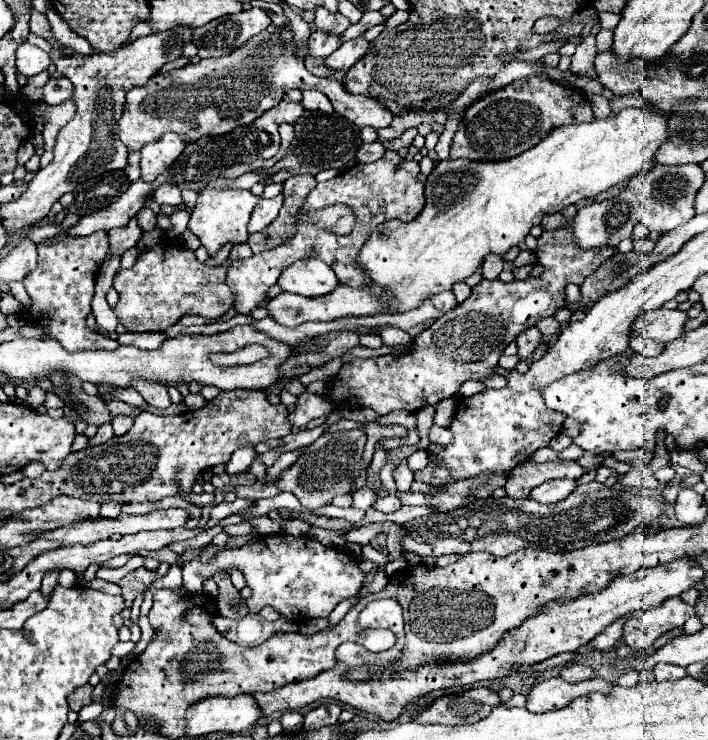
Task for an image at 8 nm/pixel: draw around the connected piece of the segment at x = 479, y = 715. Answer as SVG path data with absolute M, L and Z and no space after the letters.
M484 686L470 688L462 694L450 694L436 700L430 708L416 716L420 724L472 724L486 718L494 706L500 704L500 696Z

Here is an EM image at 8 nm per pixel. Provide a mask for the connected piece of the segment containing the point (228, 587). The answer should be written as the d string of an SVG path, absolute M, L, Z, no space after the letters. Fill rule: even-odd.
M216 572L214 576L218 584L218 596L216 596L216 608L220 608L220 616L226 618L242 618L248 614L246 600L240 596L240 592L232 586L226 572Z

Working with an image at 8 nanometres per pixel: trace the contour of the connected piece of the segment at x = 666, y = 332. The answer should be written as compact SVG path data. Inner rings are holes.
M658 308L656 312L642 312L632 326L632 338L648 336L662 344L682 336L686 322L686 312Z

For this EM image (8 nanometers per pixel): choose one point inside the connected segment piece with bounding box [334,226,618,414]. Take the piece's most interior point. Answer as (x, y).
(496, 313)

